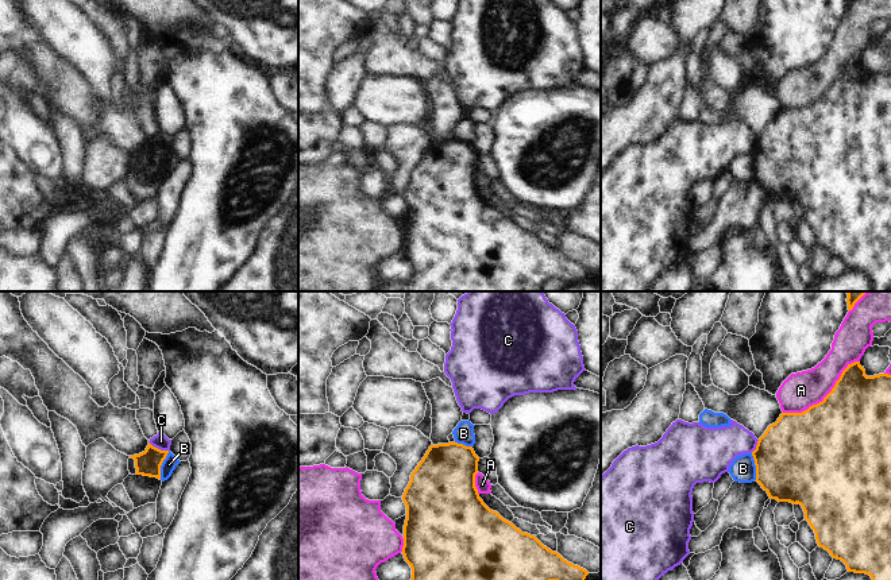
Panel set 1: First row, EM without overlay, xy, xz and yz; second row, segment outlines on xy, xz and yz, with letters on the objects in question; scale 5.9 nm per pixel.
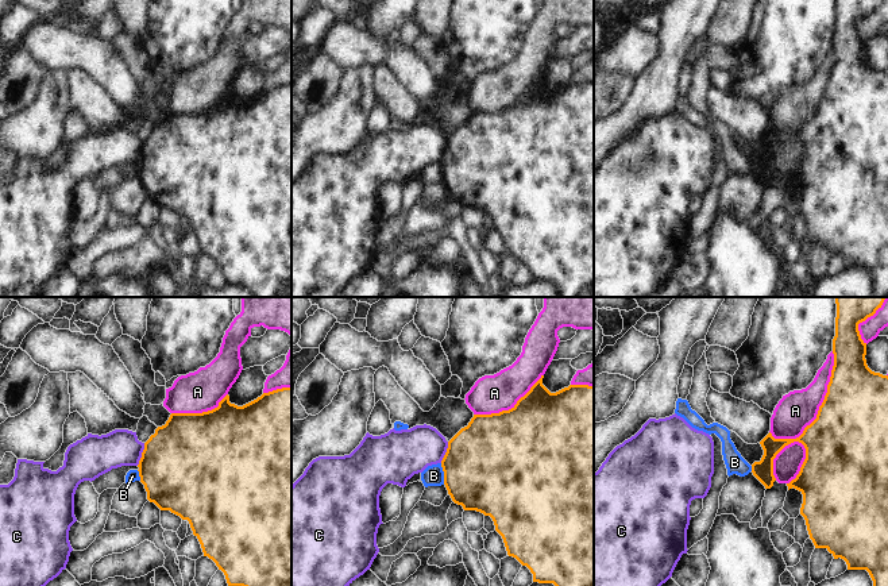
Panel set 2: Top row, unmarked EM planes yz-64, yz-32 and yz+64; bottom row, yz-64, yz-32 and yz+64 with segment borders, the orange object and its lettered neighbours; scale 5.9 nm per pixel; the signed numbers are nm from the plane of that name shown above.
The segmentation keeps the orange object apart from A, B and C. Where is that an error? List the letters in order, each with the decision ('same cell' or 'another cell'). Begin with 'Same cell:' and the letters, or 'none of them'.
Same cell: none of them
A: another cell
B: another cell
C: another cell

